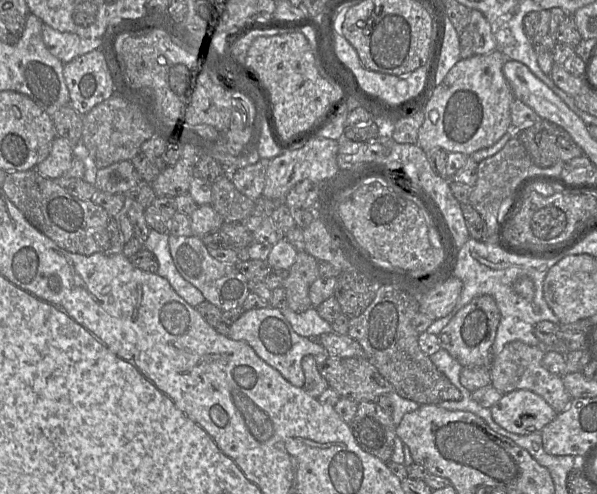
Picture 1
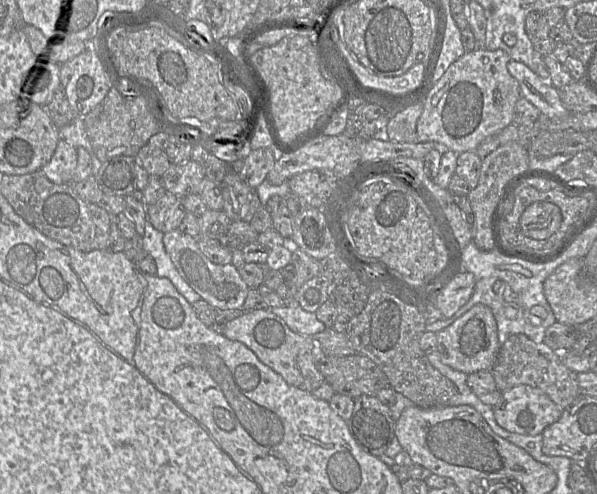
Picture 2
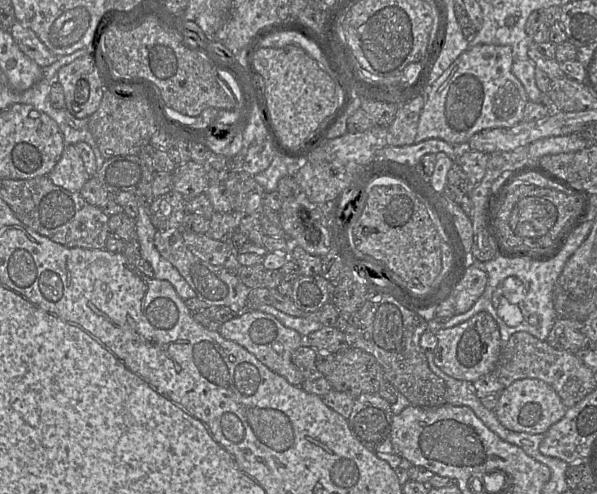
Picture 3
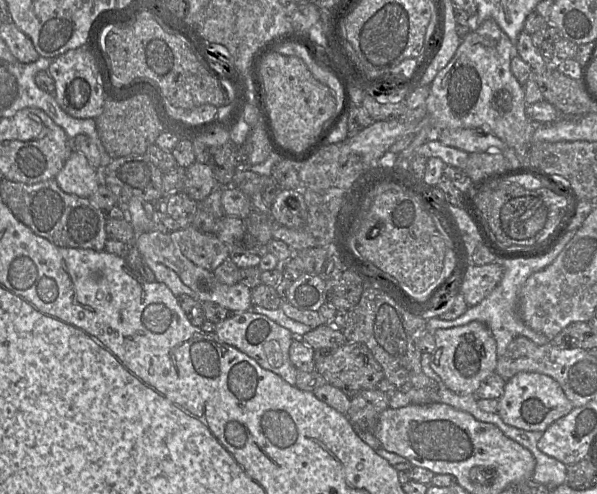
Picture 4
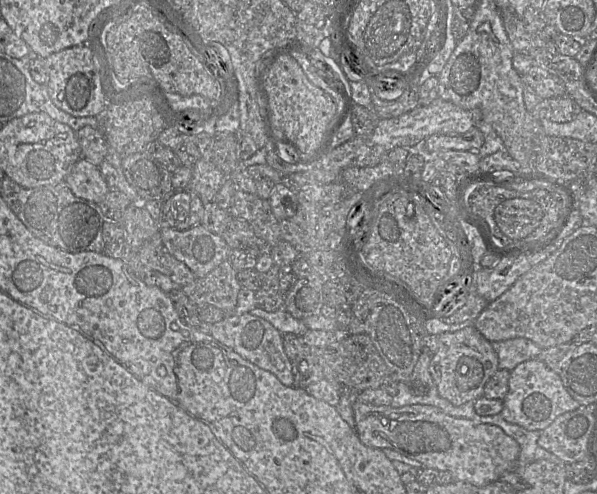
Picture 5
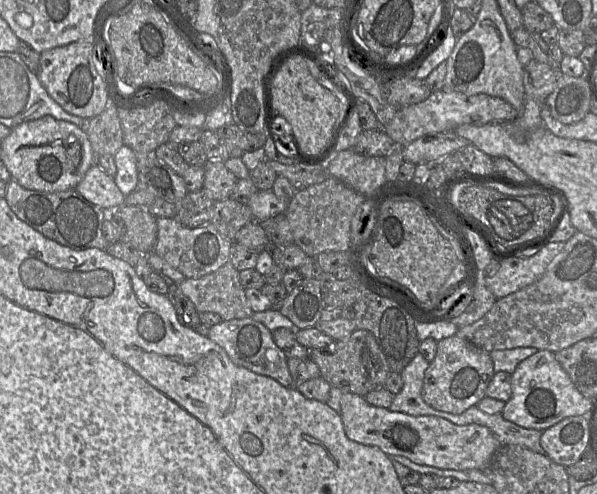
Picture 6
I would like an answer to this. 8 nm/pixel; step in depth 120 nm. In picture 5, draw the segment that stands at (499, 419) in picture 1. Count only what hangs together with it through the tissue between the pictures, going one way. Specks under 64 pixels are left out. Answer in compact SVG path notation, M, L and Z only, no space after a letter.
M530 359L510 371L508 392L503 399L501 416L512 424L527 430L543 430L559 415L578 409L581 404L566 390L560 376L545 363Z

